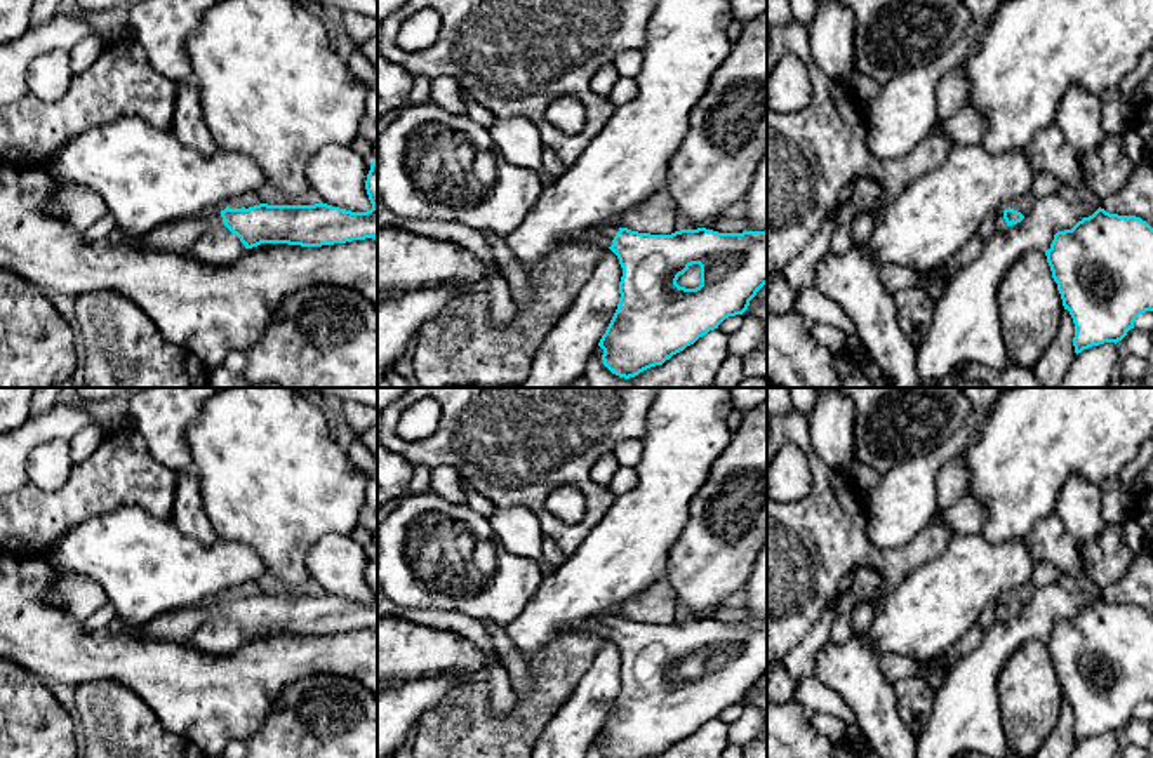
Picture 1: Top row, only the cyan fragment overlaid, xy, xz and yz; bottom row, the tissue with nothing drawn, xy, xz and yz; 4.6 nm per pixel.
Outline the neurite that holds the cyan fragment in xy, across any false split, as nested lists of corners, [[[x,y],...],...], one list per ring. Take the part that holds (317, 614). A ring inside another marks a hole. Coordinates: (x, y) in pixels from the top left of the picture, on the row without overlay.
[[[377,551],[370,555],[365,579],[372,593],[367,602],[351,602],[322,591],[315,595],[226,596],[210,607],[183,608],[136,628],[117,615],[108,629],[115,635],[136,635],[144,640],[188,643],[209,617],[223,614],[240,628],[245,638],[261,633],[322,636],[365,628],[377,629]]]

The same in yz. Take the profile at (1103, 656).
[[[1099,596],[1071,619],[1057,621],[1045,645],[1063,695],[1075,713],[1076,744],[1104,732],[1116,734],[1141,702],[1153,701],[1153,617],[1141,607],[1110,603]]]

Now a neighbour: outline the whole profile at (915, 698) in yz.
[[[920,676],[894,683],[894,690],[903,721],[918,735],[930,718],[936,690]]]

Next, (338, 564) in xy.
[[[323,535],[306,553],[306,572],[322,593],[367,602],[372,598],[365,579],[370,555],[351,535]]]

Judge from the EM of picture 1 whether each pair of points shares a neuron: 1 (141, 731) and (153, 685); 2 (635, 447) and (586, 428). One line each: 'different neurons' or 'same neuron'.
1: different neurons
2: different neurons

